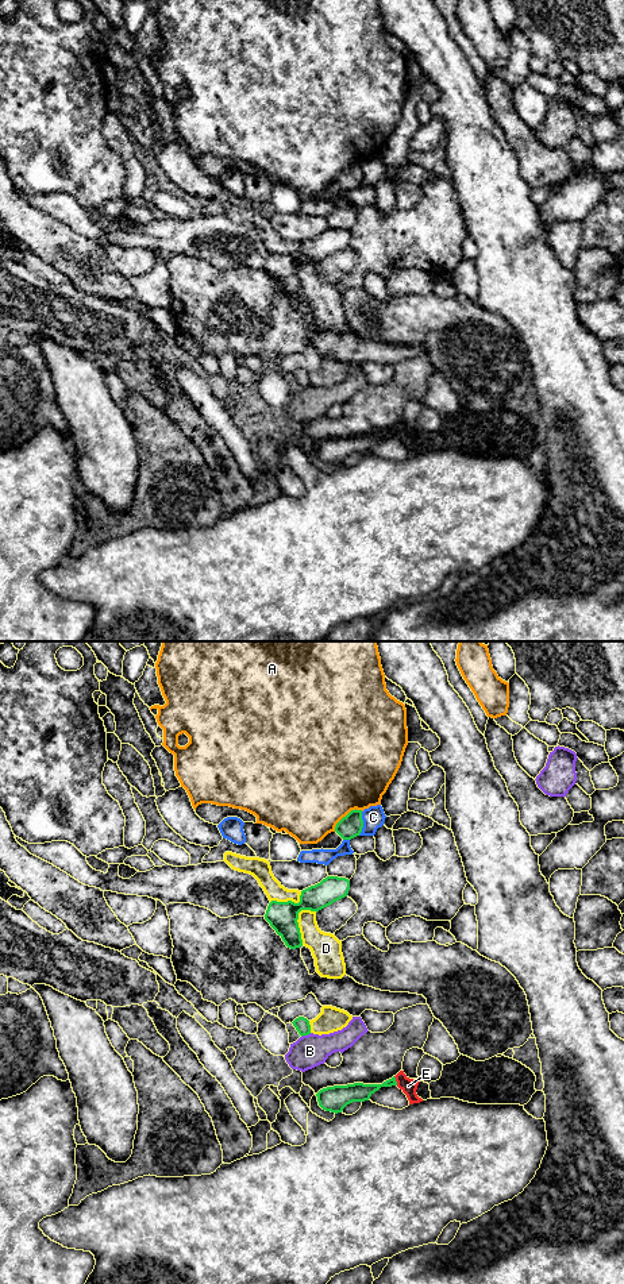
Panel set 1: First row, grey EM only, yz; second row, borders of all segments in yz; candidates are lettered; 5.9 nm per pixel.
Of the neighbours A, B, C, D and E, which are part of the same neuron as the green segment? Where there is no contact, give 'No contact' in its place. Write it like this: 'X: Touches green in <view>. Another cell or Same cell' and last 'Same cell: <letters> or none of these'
A: Touches green in yz. Another cell
B: Touches green in yz. Another cell
C: Touches green in yz. Another cell
D: Touches green in yz. Another cell
E: Touches green in yz. Another cell
Same cell: none of these

